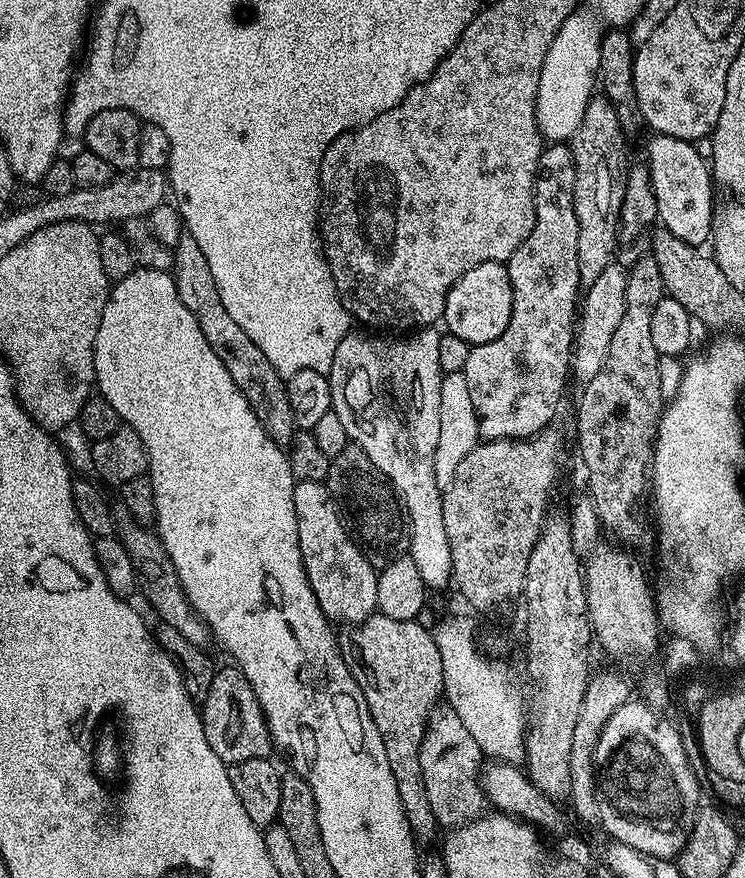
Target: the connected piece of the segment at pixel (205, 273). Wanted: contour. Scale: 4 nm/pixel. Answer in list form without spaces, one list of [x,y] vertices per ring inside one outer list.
[[[187,232],[173,248],[173,266],[170,271],[178,296],[185,303],[190,314],[194,315],[194,320],[201,327],[206,342],[212,350],[220,348],[217,356],[222,359],[226,370],[230,374],[236,372],[236,376],[240,376],[240,384],[256,384],[256,368],[264,368],[264,364],[256,364],[256,356],[252,356],[252,348],[256,345],[238,326],[238,322],[227,313],[226,306],[219,297],[218,288],[214,285],[214,276],[206,263],[206,256],[202,254],[198,242],[194,241],[193,236]]]

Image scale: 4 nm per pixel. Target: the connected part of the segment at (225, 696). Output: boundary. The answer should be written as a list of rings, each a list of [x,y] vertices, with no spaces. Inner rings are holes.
[[[227,667],[216,668],[210,690],[200,708],[200,721],[204,723],[206,742],[210,742],[210,750],[218,754],[225,766],[246,762],[250,758],[271,757],[274,752],[272,735],[268,732],[268,720],[260,708],[258,698],[239,668]]]

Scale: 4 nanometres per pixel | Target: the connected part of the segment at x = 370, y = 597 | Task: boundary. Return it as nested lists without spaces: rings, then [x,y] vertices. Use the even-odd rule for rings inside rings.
[[[296,481],[294,510],[298,518],[298,546],[302,550],[302,562],[308,575],[308,585],[310,590],[314,590],[314,598],[318,598],[318,606],[322,610],[322,614],[329,622],[335,622],[337,625],[340,623],[358,626],[367,616],[373,615],[377,611],[376,577],[378,572],[373,561],[365,556],[351,531],[346,527],[346,521],[337,501],[333,500],[332,493],[328,491],[327,483]]]

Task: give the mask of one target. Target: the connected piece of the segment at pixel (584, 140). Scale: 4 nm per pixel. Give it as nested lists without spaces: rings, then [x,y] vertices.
[[[593,95],[586,106],[582,126],[578,126],[570,141],[576,167],[574,210],[578,214],[578,274],[584,286],[592,284],[594,278],[602,274],[618,245],[620,211],[626,206],[624,191],[630,167],[630,160],[624,157],[624,136],[625,129],[621,128],[616,109],[608,97]]]

